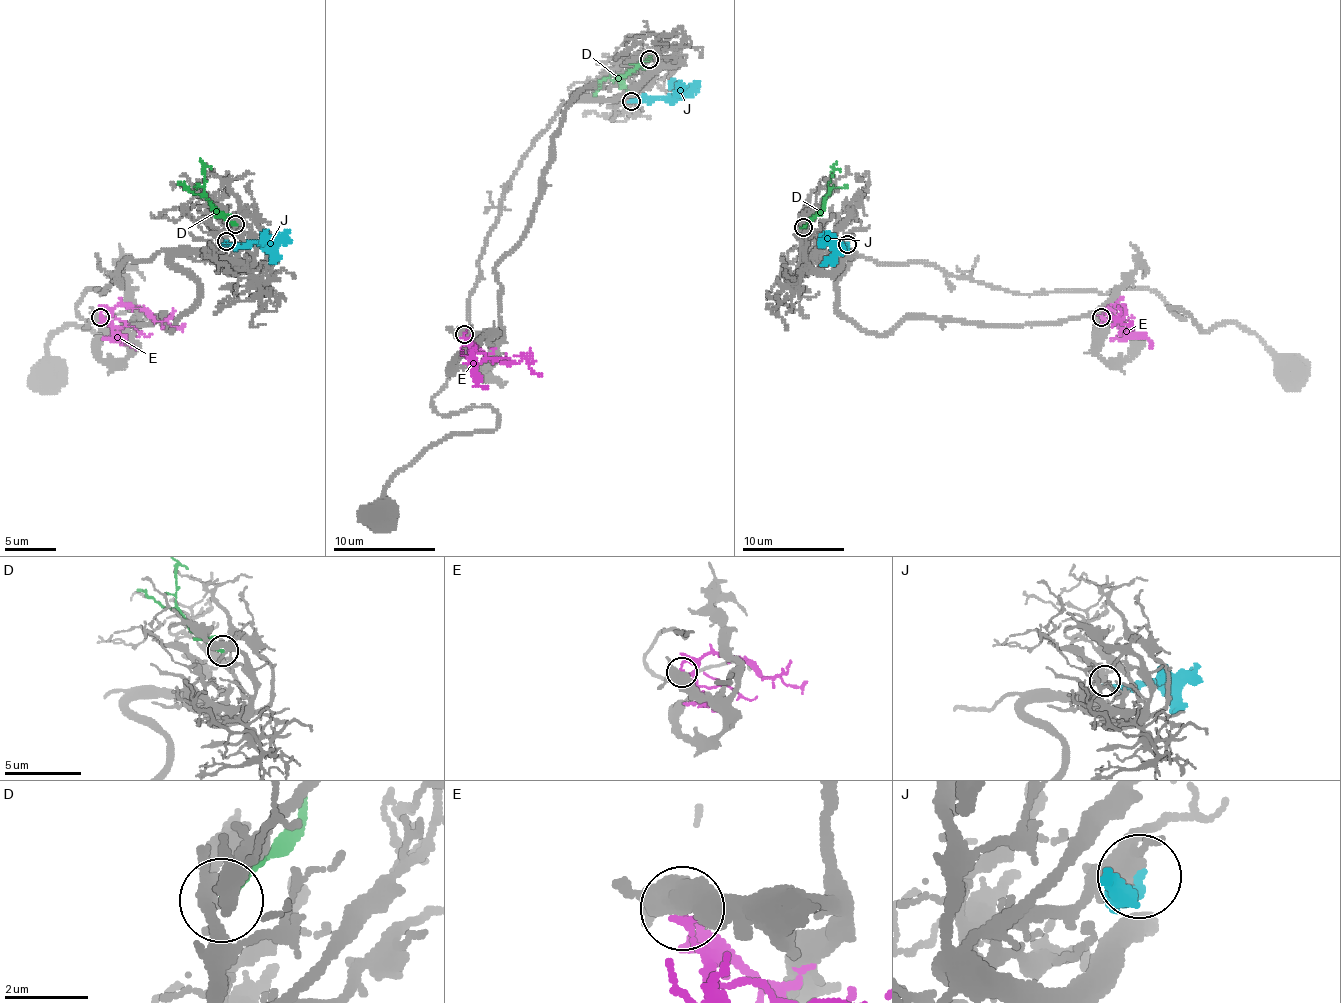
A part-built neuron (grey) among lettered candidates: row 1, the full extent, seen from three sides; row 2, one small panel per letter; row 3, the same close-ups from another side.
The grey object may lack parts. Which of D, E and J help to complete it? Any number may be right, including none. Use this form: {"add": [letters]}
{"add": ["D"]}

